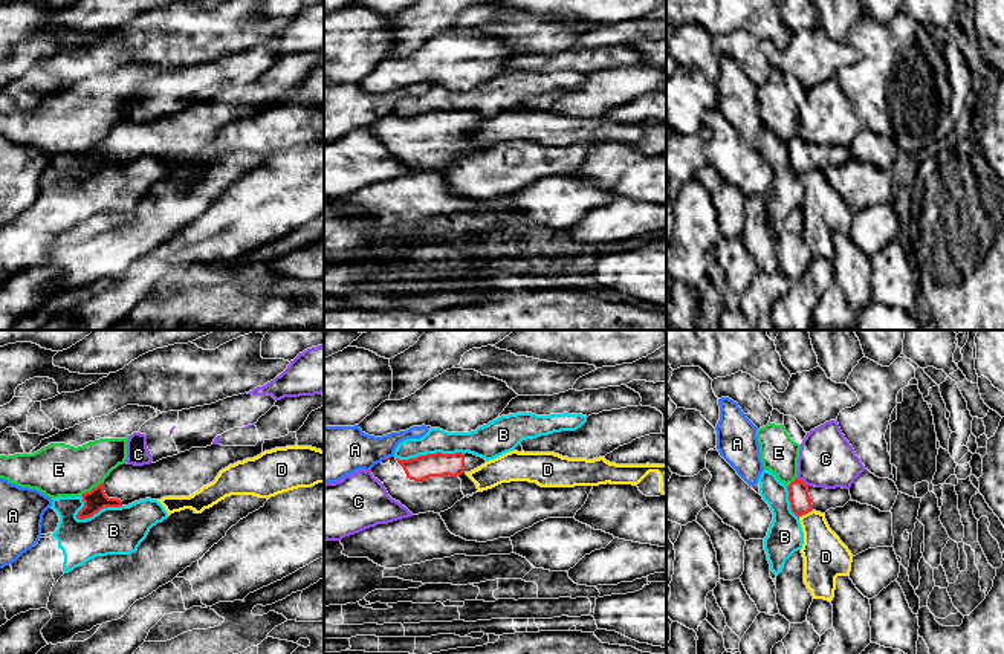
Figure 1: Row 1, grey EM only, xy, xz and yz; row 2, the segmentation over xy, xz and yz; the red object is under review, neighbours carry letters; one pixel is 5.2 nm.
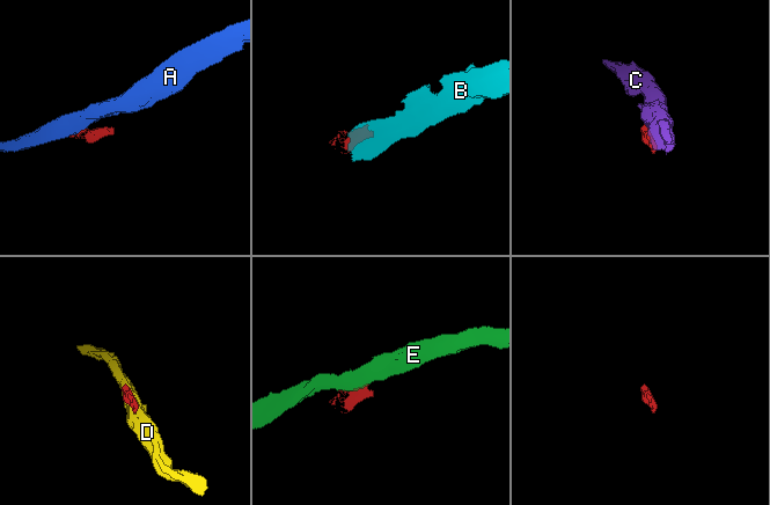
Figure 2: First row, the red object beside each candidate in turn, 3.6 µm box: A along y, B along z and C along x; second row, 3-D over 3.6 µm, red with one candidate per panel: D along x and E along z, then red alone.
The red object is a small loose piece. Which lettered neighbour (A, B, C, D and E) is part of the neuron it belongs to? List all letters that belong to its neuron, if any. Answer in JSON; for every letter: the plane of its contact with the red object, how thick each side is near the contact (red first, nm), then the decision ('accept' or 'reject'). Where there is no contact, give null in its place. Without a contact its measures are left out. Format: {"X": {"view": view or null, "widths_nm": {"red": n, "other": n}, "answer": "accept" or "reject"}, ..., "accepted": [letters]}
{"A": {"view": "xz", "widths_nm": {"red": 20, "other": 260}, "answer": "reject"}, "B": {"view": "xz", "widths_nm": {"red": 130, "other": 130}, "answer": "reject"}, "C": {"view": "yz", "widths_nm": {"red": 110, "other": 280}, "answer": "reject"}, "D": {"view": "yz", "widths_nm": {"red": 110, "other": 220}, "answer": "reject"}, "E": {"view": "xy", "widths_nm": {"red": 120, "other": 280}, "answer": "reject"}, "accepted": []}

